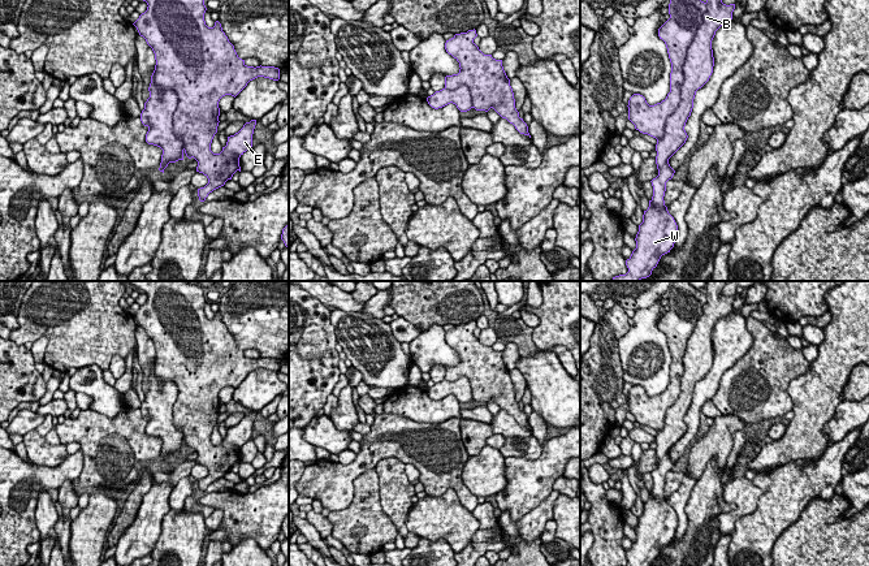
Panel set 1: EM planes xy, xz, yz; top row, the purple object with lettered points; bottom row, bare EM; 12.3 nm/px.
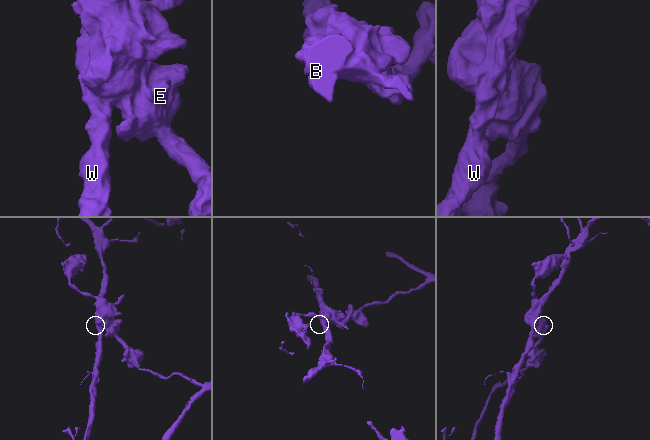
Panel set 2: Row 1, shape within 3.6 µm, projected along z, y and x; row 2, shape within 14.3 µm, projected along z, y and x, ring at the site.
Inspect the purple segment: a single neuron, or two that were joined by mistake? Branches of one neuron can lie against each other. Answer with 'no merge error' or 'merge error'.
merge error

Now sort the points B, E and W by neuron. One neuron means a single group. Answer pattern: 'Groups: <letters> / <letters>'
Groups: B W / E

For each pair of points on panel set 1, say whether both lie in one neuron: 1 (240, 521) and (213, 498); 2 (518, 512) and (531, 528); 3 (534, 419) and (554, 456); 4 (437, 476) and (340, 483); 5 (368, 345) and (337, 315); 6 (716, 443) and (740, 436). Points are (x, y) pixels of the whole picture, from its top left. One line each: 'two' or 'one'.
1: one
2: two
3: two
4: one
5: one
6: two

